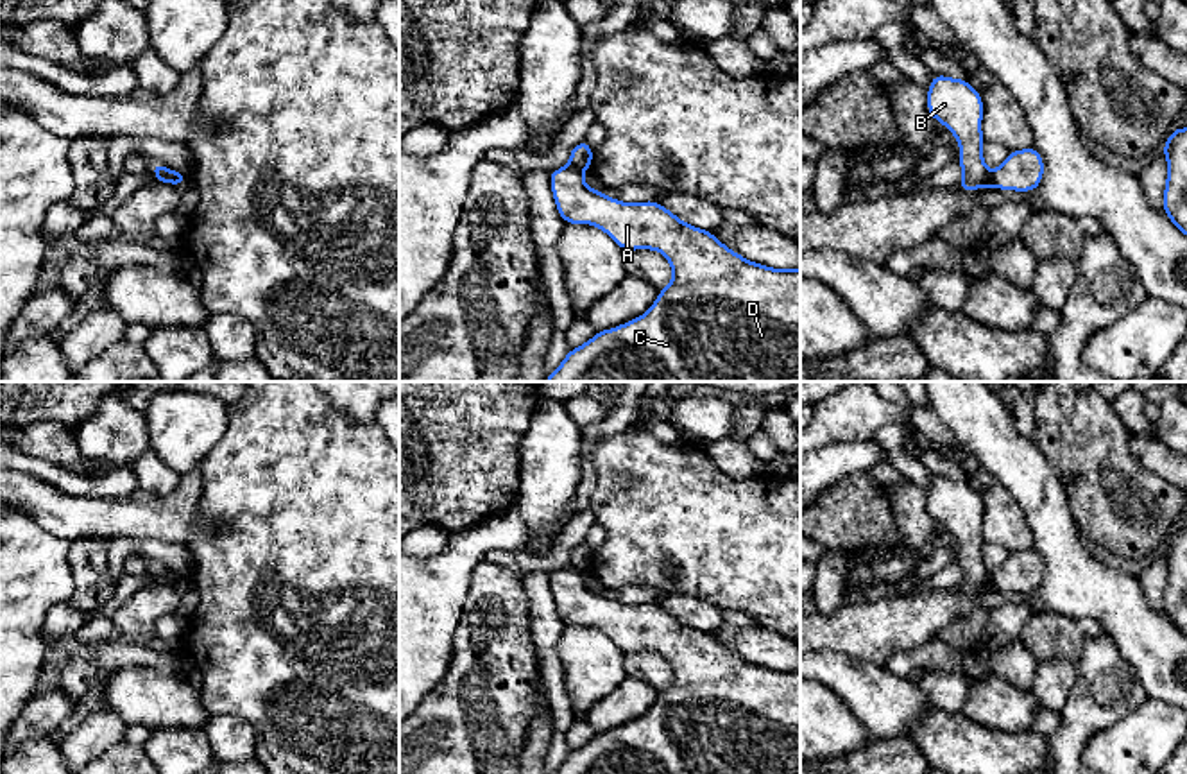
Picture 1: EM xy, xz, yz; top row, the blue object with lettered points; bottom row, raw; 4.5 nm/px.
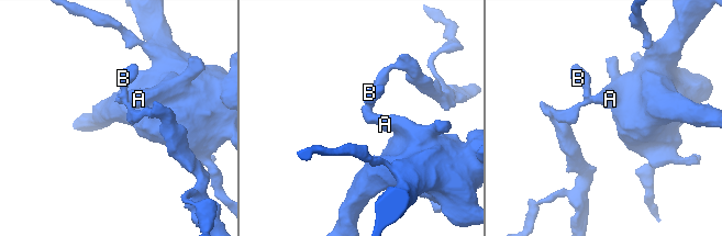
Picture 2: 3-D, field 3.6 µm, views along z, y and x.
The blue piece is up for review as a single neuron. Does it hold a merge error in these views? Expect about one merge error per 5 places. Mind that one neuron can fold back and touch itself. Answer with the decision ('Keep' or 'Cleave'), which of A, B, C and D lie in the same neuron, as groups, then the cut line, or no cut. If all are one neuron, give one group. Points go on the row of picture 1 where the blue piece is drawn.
Cleave. Groups: A C D / B. Split along xz (570, 165), (580, 171)

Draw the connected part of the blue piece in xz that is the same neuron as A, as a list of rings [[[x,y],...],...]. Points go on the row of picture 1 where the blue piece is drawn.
[[[578,168],[551,170],[550,185],[566,224],[593,224],[625,253],[659,251],[668,258],[673,280],[659,290],[646,314],[614,330],[600,330],[580,348],[569,349],[544,382],[800,382],[800,269],[772,269],[748,262],[711,231],[682,222],[657,201],[627,204],[589,188]]]

